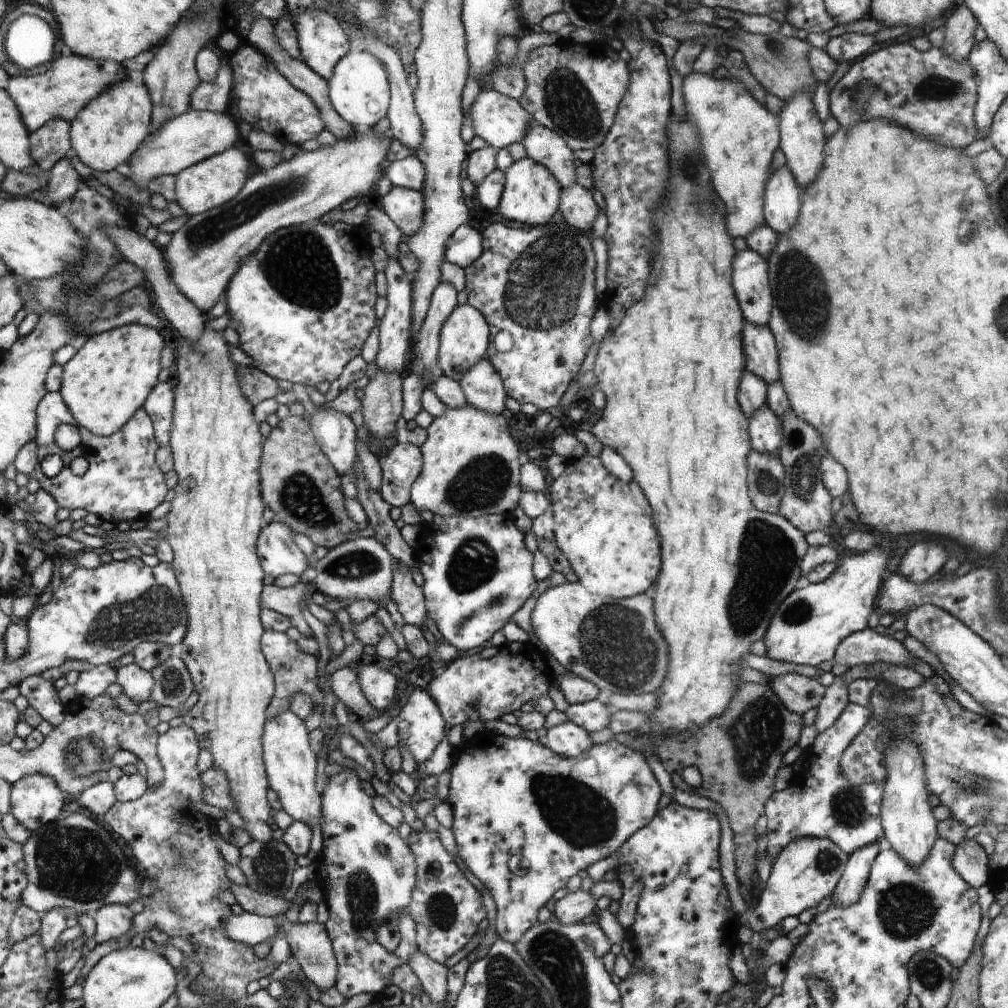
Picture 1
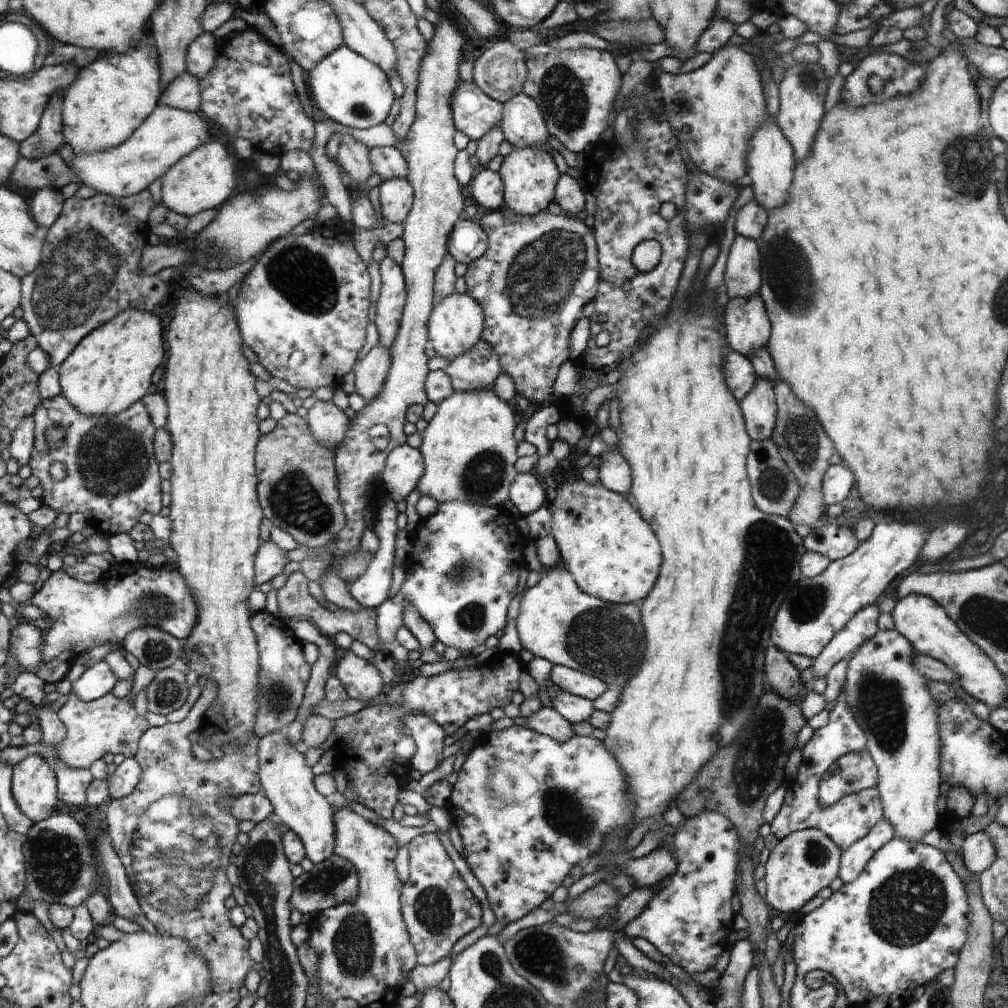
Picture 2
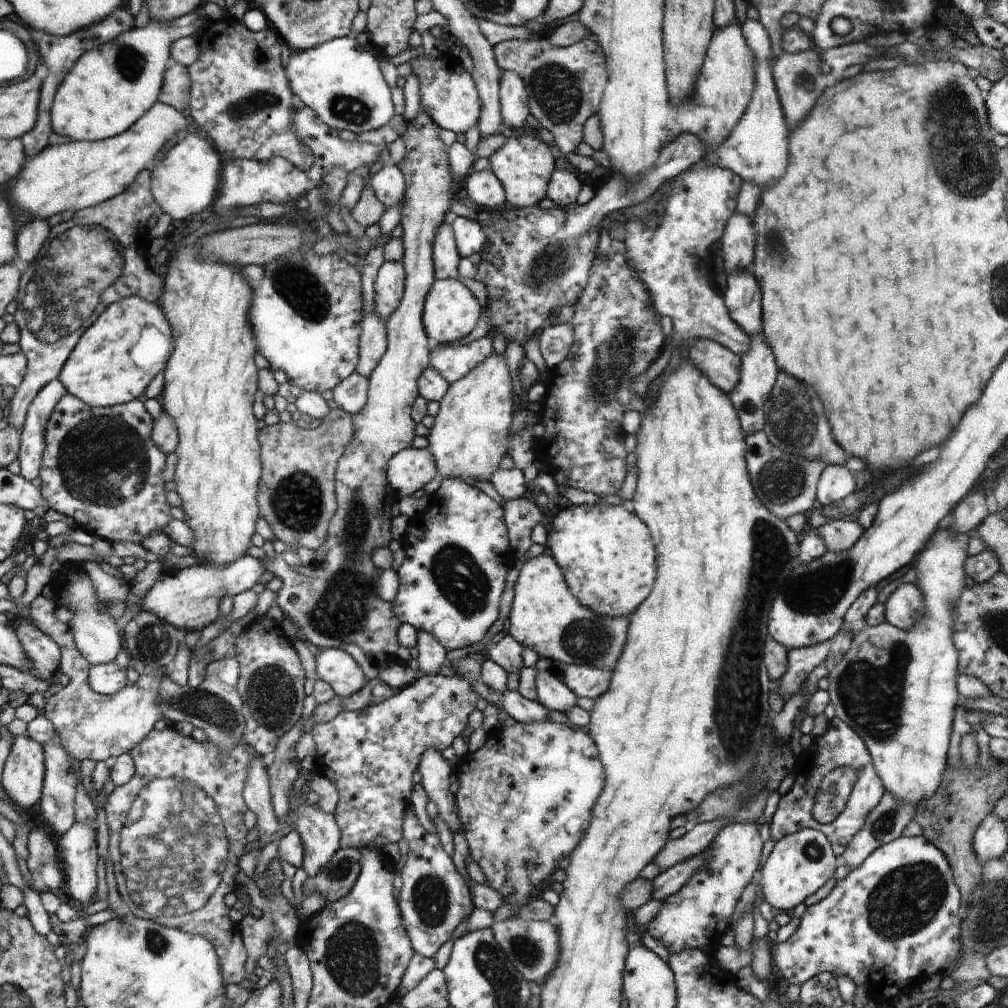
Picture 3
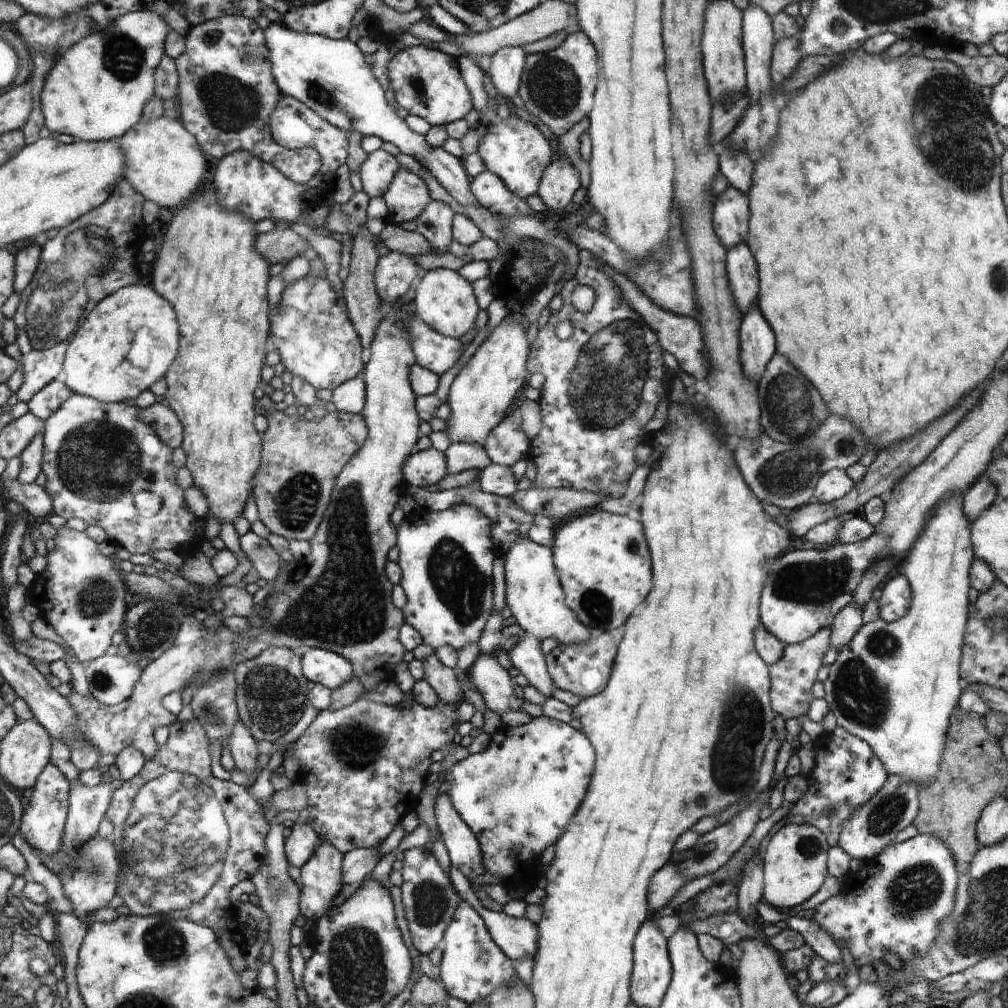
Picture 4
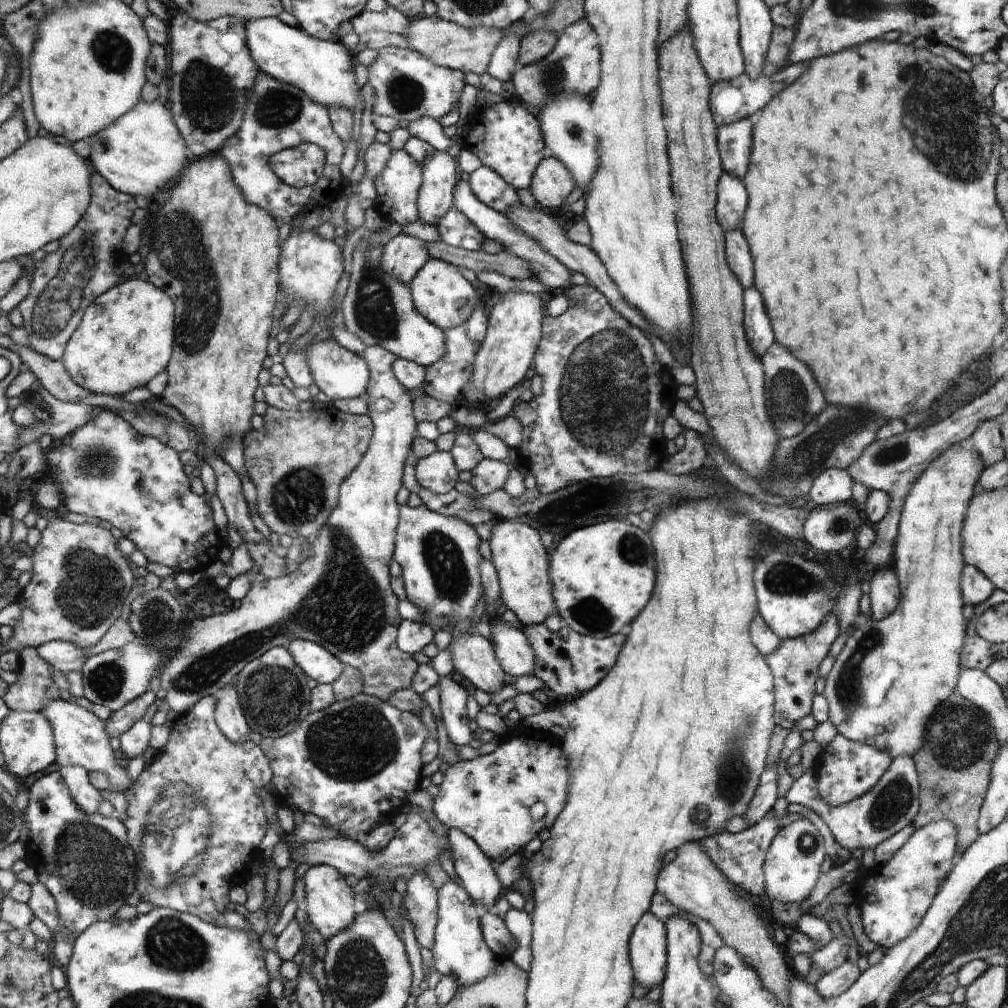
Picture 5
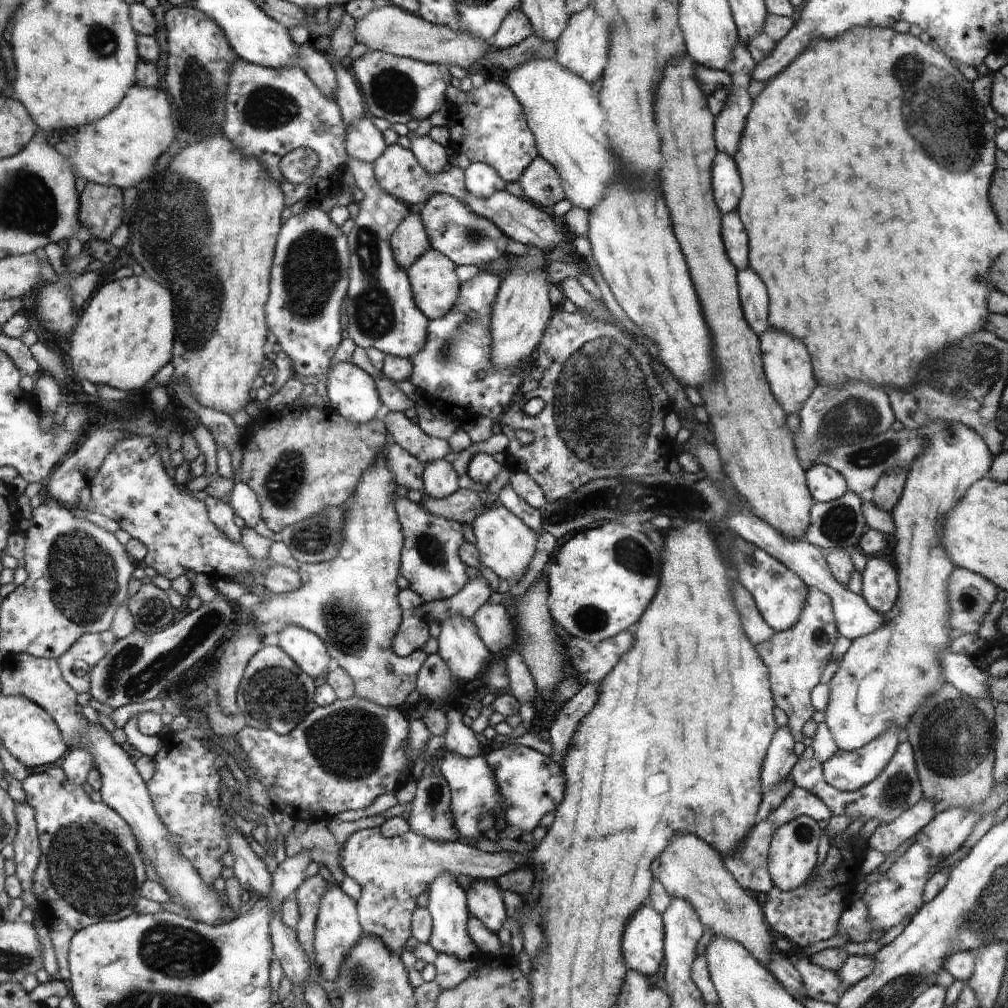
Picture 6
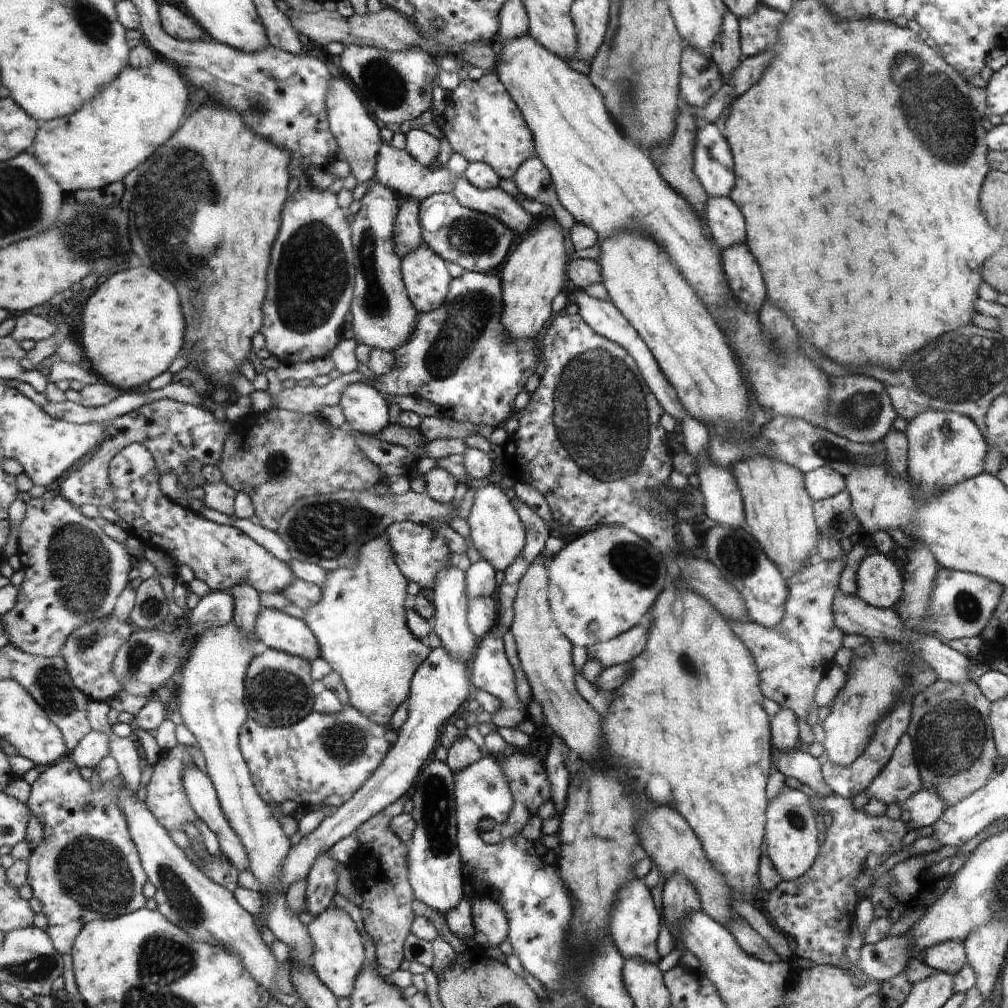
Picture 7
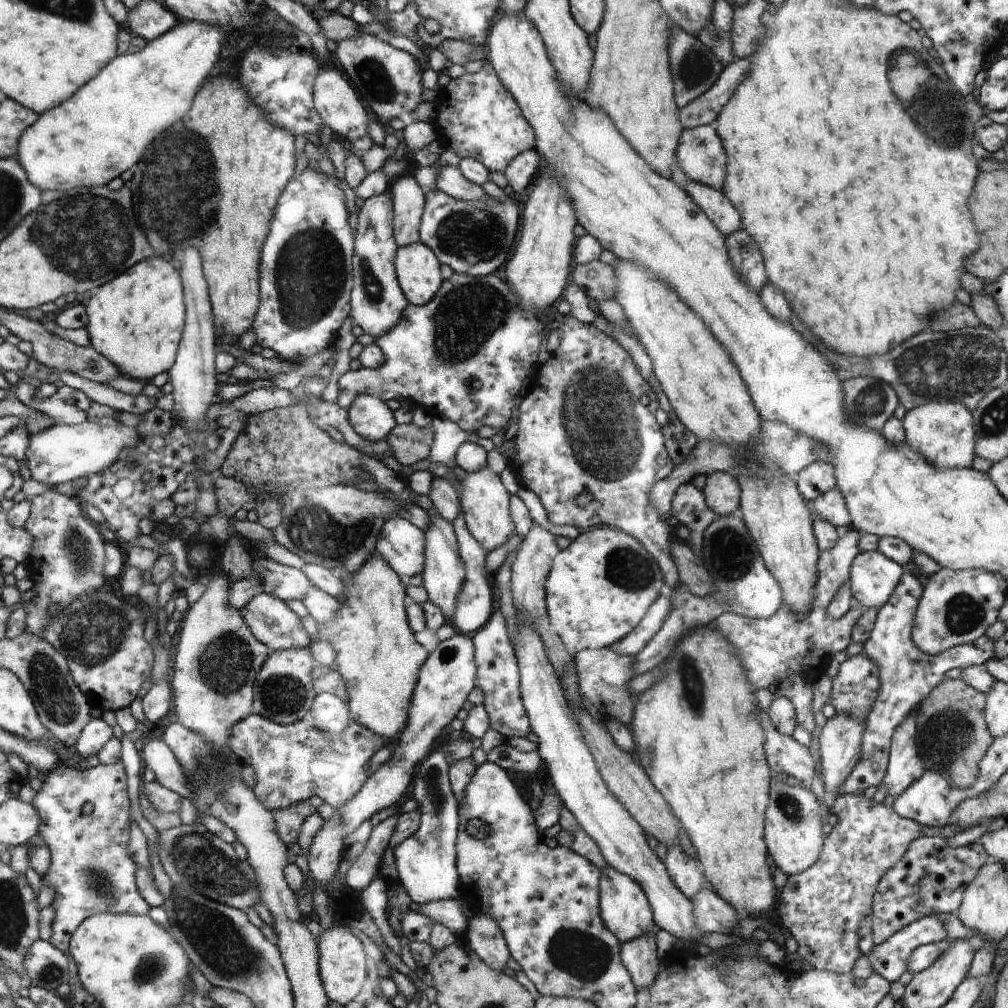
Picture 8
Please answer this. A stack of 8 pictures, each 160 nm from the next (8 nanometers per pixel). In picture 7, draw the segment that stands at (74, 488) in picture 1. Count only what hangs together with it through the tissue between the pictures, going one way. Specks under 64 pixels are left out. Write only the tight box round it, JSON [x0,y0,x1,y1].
[108,443,295,594]

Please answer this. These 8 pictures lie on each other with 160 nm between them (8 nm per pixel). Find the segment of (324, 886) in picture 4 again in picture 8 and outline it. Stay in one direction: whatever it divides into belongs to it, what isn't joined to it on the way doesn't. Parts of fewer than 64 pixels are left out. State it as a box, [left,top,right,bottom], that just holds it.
[317,926,366,1004]

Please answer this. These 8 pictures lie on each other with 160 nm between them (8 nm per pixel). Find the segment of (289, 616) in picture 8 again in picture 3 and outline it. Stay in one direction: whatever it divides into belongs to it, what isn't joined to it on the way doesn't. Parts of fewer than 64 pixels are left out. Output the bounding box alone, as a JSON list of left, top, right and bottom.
[315,646,368,699]

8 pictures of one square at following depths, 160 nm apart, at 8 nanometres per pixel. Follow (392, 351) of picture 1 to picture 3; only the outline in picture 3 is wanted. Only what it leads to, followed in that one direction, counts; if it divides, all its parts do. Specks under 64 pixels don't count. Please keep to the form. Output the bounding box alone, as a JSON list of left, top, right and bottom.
[373,261,405,324]

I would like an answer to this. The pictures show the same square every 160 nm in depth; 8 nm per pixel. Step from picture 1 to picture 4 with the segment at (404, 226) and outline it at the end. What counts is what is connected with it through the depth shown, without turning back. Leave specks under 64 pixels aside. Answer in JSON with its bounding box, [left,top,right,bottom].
[359,149,400,199]

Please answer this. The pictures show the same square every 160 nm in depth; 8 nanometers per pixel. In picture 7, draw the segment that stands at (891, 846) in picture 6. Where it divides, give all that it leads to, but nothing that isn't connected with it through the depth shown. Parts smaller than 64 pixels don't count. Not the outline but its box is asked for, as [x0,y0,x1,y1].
[899,786,948,830]

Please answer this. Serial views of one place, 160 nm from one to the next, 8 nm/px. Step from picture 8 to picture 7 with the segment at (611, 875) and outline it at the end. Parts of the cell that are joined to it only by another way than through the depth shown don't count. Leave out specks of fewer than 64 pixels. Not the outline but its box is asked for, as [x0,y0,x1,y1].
[609,878,663,965]

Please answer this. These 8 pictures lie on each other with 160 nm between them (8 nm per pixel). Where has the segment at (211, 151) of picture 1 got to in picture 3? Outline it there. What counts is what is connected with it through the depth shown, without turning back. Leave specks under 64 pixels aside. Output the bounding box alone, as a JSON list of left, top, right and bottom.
[12,100,188,218]

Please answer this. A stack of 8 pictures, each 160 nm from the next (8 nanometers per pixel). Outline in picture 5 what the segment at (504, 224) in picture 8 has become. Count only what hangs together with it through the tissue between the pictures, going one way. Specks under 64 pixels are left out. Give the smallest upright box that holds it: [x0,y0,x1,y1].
[434,204,486,252]

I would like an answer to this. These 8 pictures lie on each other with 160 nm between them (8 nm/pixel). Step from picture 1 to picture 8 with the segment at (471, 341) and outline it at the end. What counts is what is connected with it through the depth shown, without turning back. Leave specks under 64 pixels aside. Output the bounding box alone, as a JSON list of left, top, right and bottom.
[394,242,442,306]

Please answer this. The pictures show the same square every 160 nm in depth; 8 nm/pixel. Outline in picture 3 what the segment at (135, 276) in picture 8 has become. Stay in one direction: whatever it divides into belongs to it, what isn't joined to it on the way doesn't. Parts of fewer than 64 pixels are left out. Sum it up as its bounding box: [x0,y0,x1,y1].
[62,295,174,407]

